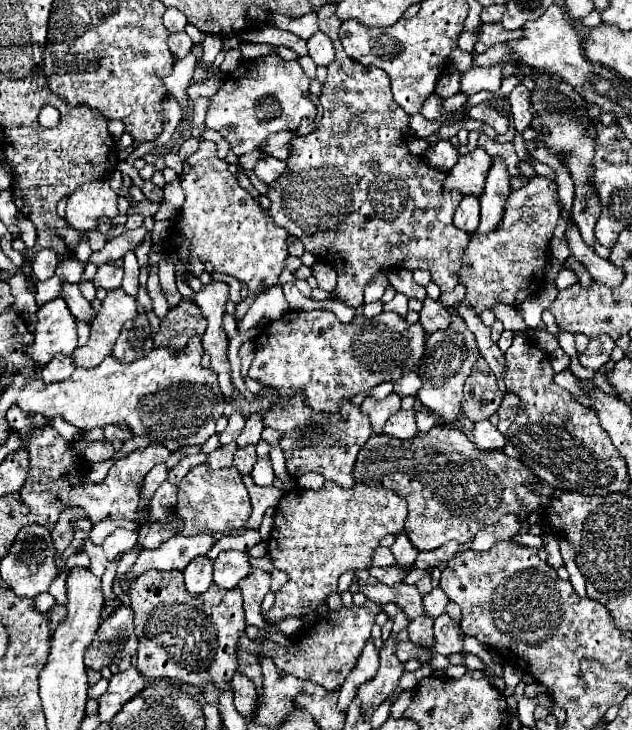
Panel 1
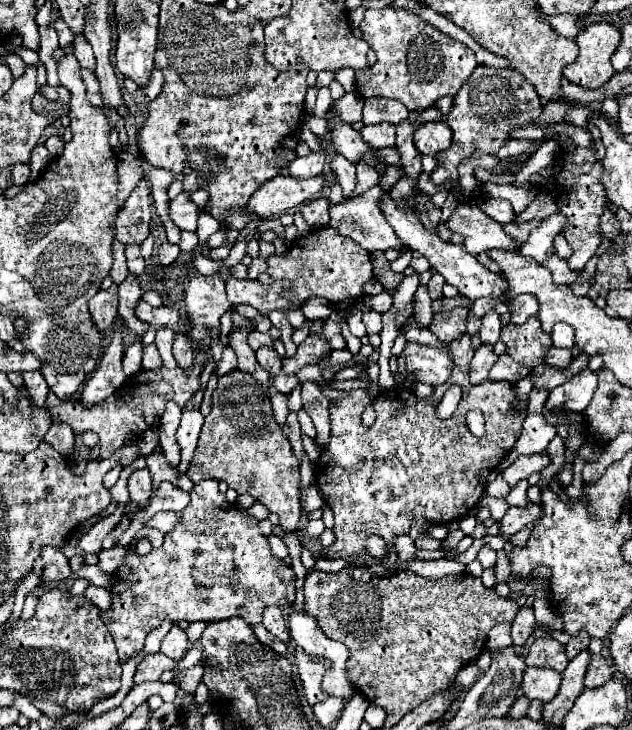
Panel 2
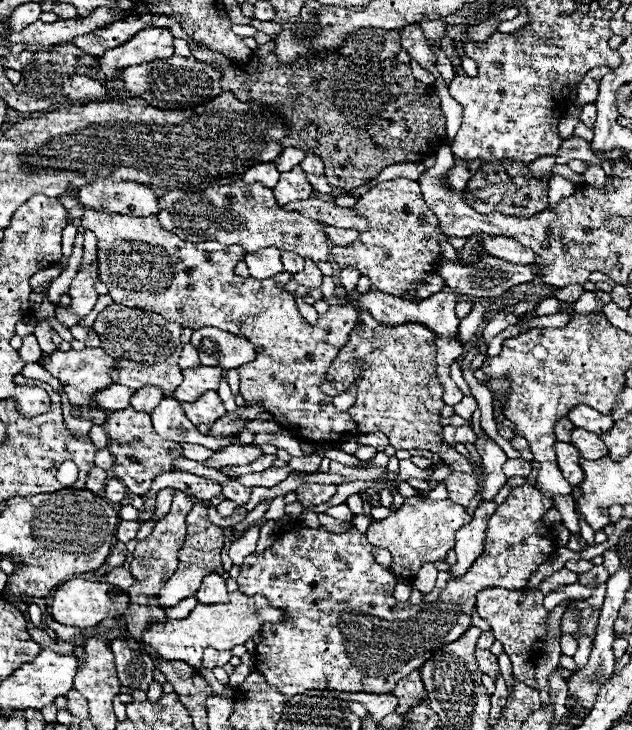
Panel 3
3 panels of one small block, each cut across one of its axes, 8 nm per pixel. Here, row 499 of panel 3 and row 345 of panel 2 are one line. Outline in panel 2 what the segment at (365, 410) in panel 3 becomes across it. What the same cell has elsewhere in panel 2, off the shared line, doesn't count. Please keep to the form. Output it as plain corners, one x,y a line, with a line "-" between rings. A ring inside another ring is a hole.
462,334
450,344
450,356
454,362
452,374
442,386
434,388
430,398
420,400
414,390
406,386
384,390
378,396
372,396
364,388
350,392
326,388
332,434
328,446
322,448
320,458
316,460
314,472
318,490
334,512
332,532
336,542
322,548
324,558
342,558
348,564
366,566
362,560
372,558
366,552
366,540
370,536
380,536
388,546
388,554
372,560
392,574
400,564
394,538
408,534
412,522
426,520
430,524
452,524
454,520
468,516
484,496
488,476
520,438
526,410
514,408
516,394
510,382
486,380
476,386
470,384
468,366
474,348
468,334
-
450,384
462,388
462,400
458,412
448,420
438,420
434,404
-
384,396
392,400
394,408
384,408
-
366,406
376,410
372,426
364,426
360,418
-
472,408
478,408
484,414
486,432
482,438
476,438
466,426
466,412

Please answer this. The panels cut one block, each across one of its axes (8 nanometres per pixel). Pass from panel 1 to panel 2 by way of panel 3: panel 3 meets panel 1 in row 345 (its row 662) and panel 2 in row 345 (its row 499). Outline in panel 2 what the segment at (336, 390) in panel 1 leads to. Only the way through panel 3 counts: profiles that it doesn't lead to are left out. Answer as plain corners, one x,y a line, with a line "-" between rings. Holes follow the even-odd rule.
528,318
524,324
514,326
506,324
502,328
502,342
506,344
506,352
520,364
534,368
542,364
542,356
548,346
552,346
550,334
542,332
538,318

